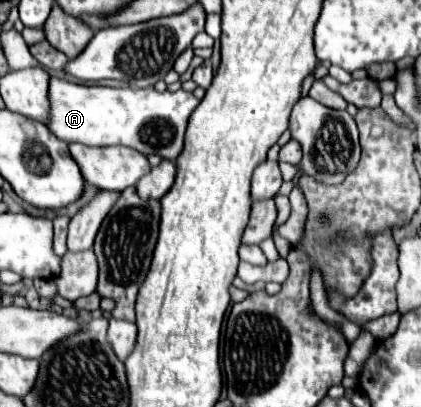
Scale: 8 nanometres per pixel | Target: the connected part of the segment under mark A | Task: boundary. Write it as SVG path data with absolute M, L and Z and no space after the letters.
M51 78L49 100L53 106L53 122L49 130L67 144L79 142L85 146L129 146L149 156L157 154L163 160L175 160L183 150L183 136L191 112L199 100L193 92L157 92L149 88L107 88L83 86L59 78Z

